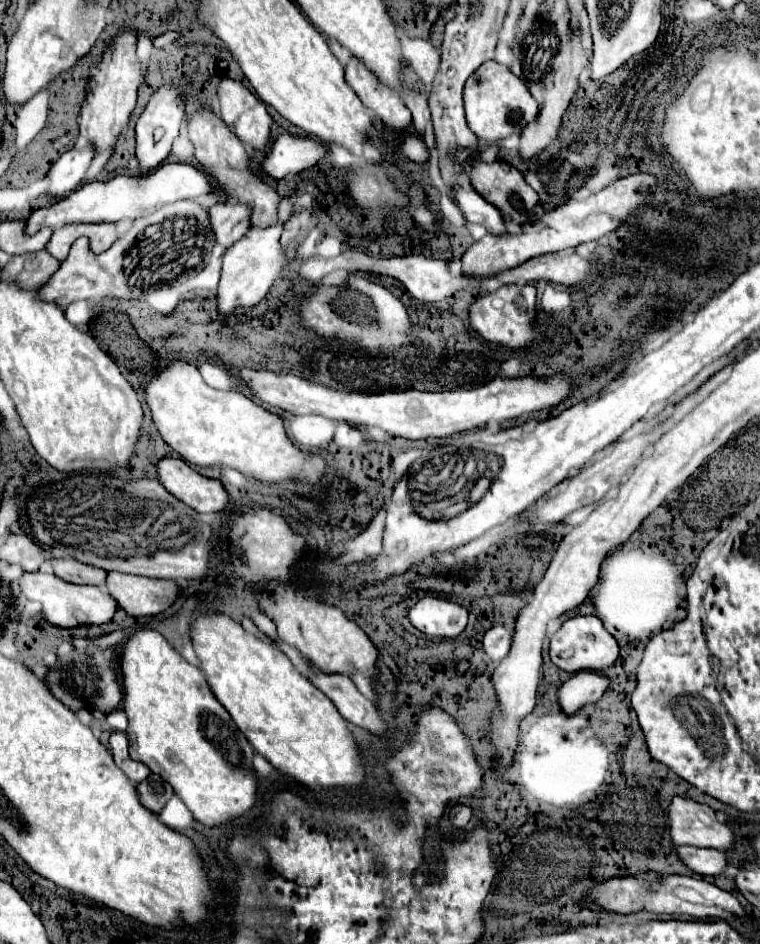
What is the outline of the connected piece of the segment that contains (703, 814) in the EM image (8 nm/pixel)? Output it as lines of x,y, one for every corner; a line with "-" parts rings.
676,796
670,804
668,816
674,844
716,850
732,850
736,844
734,830
728,824
718,822
714,810
706,804

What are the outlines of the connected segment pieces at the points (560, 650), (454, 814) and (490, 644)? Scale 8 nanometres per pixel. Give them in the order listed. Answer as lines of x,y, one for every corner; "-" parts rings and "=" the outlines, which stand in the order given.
574,616
566,620
560,630
552,636
550,642
550,658
564,672
580,672
580,670
596,670
602,672
610,668
618,658
620,646
612,634
602,626
598,616
=
454,806
454,808
450,810
450,818
454,820
454,826
456,826
456,828
466,826
468,820
470,820
470,816
472,816
472,810
470,810
468,806
=
502,622
492,624
492,628
488,628
484,634
484,650
494,662
500,662
508,654
510,644
512,644
512,632

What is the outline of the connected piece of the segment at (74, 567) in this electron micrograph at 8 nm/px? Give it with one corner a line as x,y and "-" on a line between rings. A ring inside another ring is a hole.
50,560
50,566
52,566
52,572
66,580
66,582
72,582
72,584
96,584
96,586
102,586
106,582
106,570
100,570
100,568
92,568
92,566
86,566
78,560

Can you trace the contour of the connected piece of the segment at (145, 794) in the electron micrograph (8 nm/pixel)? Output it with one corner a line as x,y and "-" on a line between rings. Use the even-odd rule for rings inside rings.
148,776
146,780
142,780
138,786
136,786
136,792
138,792
138,798
140,798
140,804
144,804
148,810
156,812
156,810
162,810
164,808
164,800
166,800
166,790
164,790
164,780
160,780
158,776

